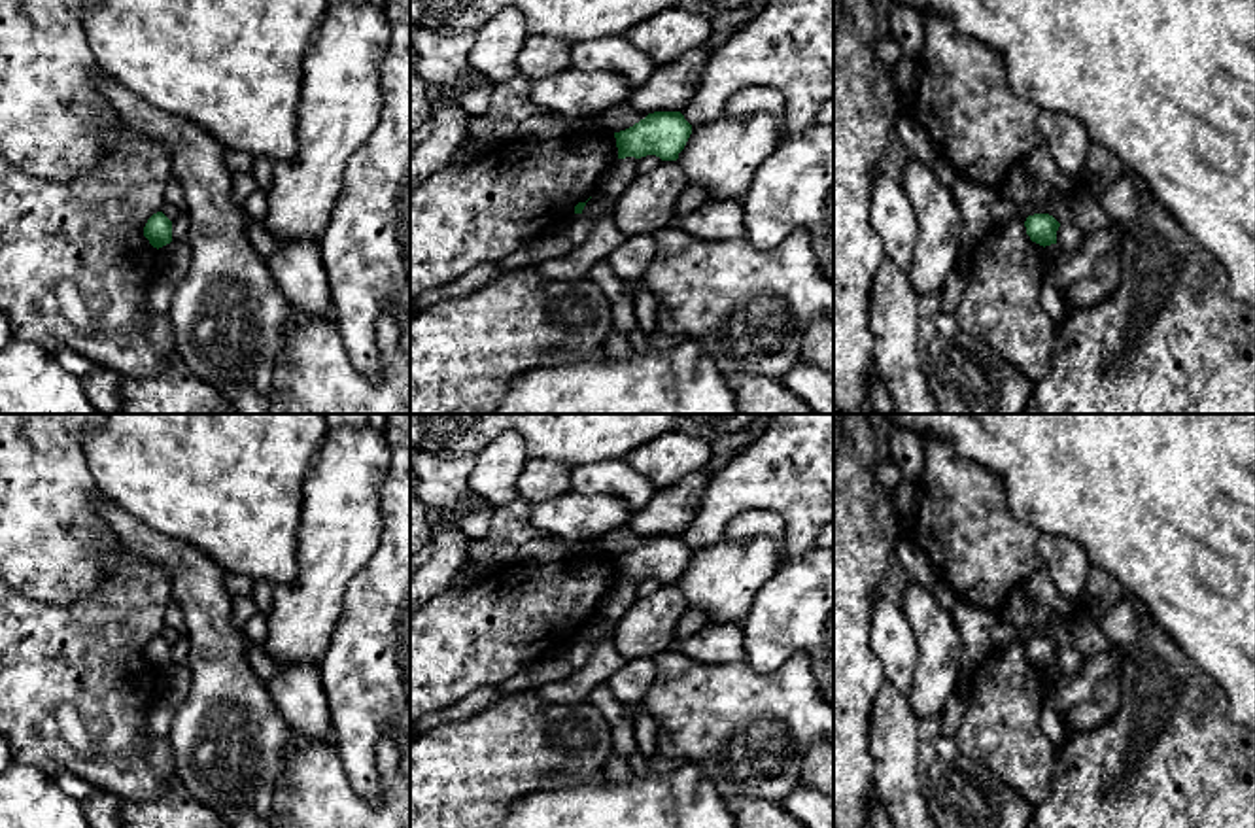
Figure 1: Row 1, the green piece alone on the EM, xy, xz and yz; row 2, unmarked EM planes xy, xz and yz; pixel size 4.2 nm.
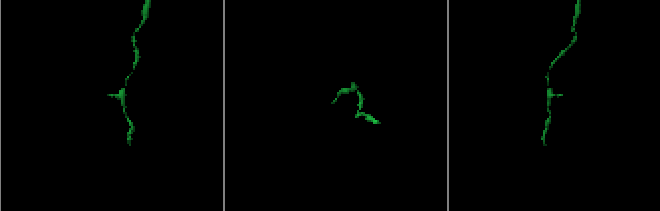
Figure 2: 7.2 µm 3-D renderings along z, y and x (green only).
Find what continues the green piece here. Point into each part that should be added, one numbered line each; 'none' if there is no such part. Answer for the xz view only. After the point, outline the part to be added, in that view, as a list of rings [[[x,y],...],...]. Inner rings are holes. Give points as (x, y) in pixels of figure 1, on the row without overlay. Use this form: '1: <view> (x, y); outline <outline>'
none

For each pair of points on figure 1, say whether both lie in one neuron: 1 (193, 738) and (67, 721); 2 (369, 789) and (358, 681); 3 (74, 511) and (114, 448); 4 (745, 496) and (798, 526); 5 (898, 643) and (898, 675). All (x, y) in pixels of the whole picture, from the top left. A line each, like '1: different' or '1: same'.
1: different
2: same
3: different
4: same
5: same

